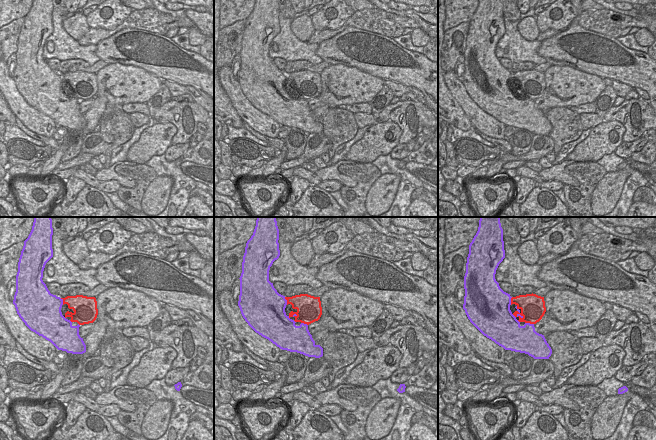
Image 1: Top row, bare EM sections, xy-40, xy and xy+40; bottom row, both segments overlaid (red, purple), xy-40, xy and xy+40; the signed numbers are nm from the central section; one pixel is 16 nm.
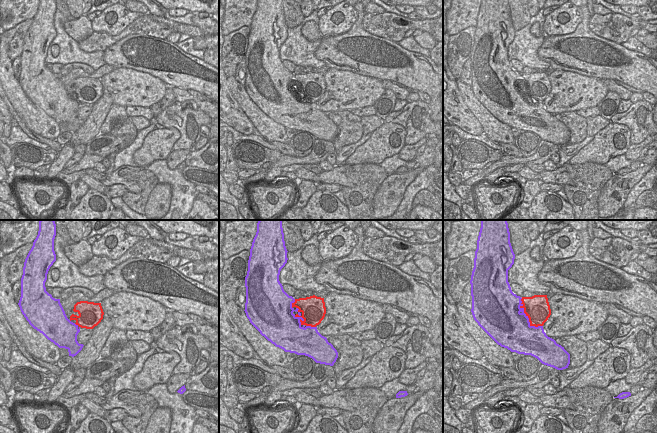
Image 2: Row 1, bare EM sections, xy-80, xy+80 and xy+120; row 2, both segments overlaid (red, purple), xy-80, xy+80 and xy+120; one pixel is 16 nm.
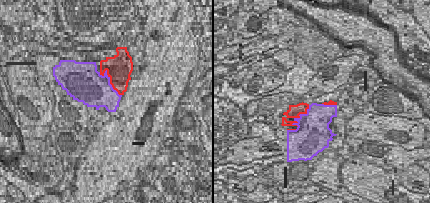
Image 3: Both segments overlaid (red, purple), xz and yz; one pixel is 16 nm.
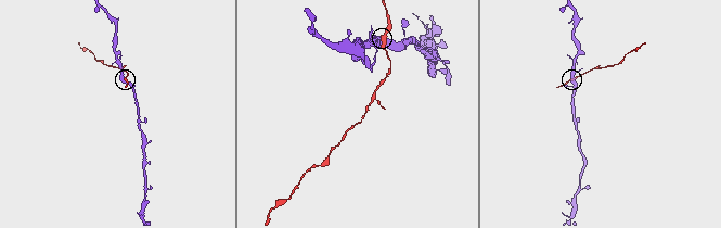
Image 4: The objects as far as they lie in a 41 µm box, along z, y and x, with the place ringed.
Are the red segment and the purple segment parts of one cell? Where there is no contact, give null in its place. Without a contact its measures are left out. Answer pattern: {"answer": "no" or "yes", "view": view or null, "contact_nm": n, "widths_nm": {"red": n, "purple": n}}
{"answer": "no", "view": "xy+40", "contact_nm": 150, "widths_nm": {"red": 380, "purple": 380}}

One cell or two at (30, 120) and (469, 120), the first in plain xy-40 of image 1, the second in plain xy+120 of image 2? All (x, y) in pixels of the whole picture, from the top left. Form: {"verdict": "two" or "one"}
{"verdict": "two"}

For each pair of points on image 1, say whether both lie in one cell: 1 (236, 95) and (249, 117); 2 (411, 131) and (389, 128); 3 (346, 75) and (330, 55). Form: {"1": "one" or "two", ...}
{"1": "one", "2": "two", "3": "two"}

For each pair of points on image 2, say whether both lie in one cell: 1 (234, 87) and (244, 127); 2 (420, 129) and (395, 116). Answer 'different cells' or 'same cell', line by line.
1: different cells
2: same cell

